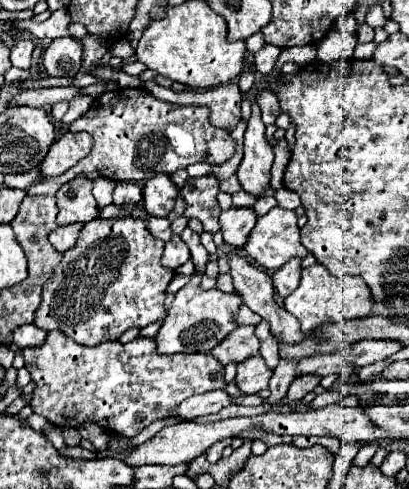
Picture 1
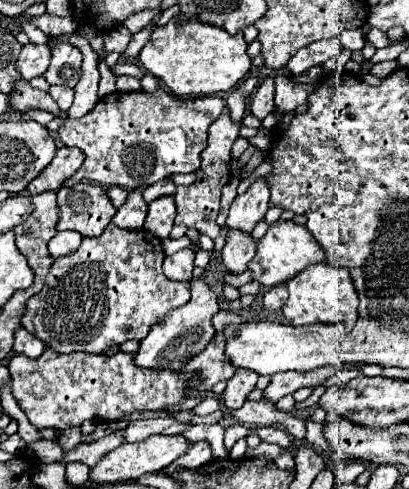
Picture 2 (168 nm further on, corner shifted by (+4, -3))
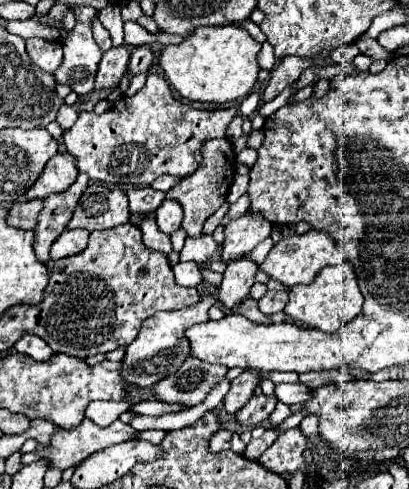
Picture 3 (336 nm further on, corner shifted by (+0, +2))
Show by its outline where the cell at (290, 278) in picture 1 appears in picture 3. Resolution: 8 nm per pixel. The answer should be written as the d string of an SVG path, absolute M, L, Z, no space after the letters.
M267 291L267 293L259 299L259 309L261 309L261 313L265 313L265 315L277 313L277 311L283 311L283 309L285 309L287 301L289 301L287 291Z

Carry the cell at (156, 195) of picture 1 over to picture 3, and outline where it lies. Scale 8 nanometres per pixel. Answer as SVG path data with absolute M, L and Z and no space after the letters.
M165 199L155 211L155 221L159 229L167 235L171 235L181 227L181 219L183 219L183 207L179 207L179 203L171 199Z

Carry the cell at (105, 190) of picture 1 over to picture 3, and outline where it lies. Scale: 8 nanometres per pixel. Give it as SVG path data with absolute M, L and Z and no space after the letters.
M135 187L127 191L127 197L131 211L155 211L163 203L165 191L157 191L153 187Z

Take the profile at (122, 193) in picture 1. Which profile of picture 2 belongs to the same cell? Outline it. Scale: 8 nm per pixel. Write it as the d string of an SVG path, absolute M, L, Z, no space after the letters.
M131 190L127 202L117 210L113 224L123 230L143 230L147 216L147 202L143 200L139 190Z

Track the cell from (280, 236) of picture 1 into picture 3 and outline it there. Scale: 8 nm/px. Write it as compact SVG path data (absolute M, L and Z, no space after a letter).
M315 229L303 233L303 235L283 235L279 239L277 245L273 245L273 249L269 251L267 259L259 265L259 271L267 273L271 279L279 281L285 287L293 287L299 283L311 283L315 279L315 275L327 267L327 265L339 265L343 263L343 255L337 251L333 239L327 233L319 233Z

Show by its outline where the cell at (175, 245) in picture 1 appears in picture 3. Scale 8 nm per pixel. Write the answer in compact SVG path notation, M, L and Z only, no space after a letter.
M187 261L187 263L177 263L173 267L173 273L175 273L175 279L179 285L183 287L197 287L203 277L201 277L201 271L199 271L199 265L195 261Z

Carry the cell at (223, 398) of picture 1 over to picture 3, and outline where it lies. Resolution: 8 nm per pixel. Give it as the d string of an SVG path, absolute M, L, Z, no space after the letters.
M85 418L79 427L71 429L71 431L59 429L59 431L53 435L49 447L43 447L43 449L33 451L33 453L23 453L23 455L21 455L21 463L23 463L23 465L29 465L31 461L35 461L35 455L37 455L37 459L39 459L39 457L49 457L51 467L67 469L67 467L71 467L71 465L81 463L83 459L87 459L87 457L93 455L95 451L107 449L107 447L117 445L117 443L123 443L123 441L131 441L135 435L137 435L137 431L135 431L131 425L127 425L127 423L115 421L115 423L111 423L109 427L103 427L103 429L101 429L101 427L97 427L93 421L89 421L89 419Z

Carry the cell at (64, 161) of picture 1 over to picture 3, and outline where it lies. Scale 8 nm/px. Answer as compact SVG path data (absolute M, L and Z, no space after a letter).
M57 153L47 163L43 175L27 191L29 199L45 199L49 193L65 191L77 177L77 159L71 153Z

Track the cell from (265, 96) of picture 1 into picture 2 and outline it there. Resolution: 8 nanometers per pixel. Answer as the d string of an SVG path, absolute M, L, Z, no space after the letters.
M265 78L263 84L257 88L257 92L253 96L253 102L251 102L253 116L263 120L267 114L271 114L275 110L273 96L275 96L275 80L273 78Z

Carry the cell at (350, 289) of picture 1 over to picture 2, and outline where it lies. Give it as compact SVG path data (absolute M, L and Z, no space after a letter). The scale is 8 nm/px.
M327 262L311 264L293 280L289 280L287 288L289 288L289 300L281 312L283 312L283 318L291 326L307 326L307 324L317 324L317 322L345 324L347 328L355 326L359 298L357 298L357 292L347 268L337 268Z

